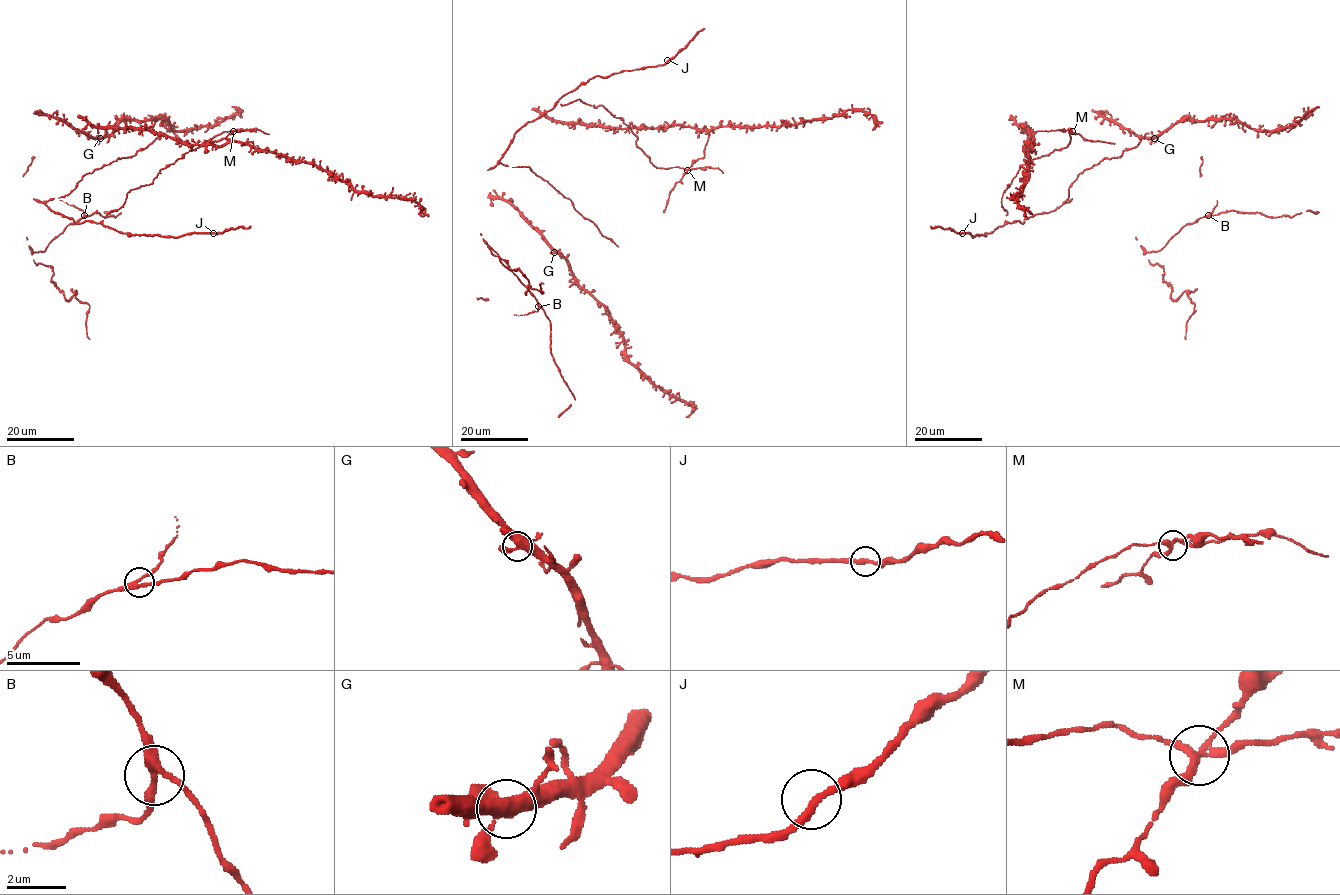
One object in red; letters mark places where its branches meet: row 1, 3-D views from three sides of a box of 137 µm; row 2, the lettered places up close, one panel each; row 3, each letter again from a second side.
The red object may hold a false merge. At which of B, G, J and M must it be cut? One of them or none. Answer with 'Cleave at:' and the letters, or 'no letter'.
Cleave at: M

